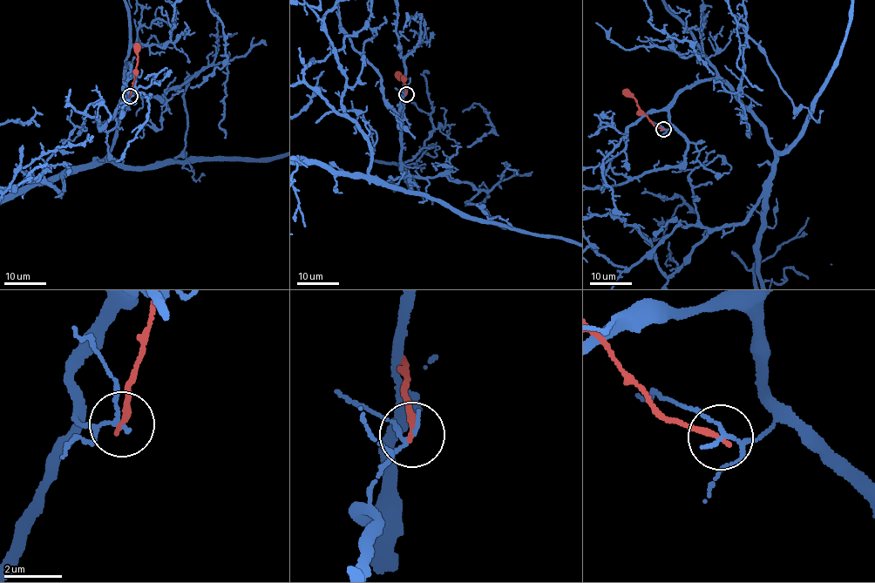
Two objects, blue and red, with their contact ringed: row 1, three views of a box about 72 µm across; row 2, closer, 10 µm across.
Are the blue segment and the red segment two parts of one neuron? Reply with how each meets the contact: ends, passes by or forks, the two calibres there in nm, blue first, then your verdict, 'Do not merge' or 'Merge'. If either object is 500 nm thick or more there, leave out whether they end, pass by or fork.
At the ring blue passes by. At the ring red ends. Thickness 130 nm (blue) against 220 nm. Do not merge

